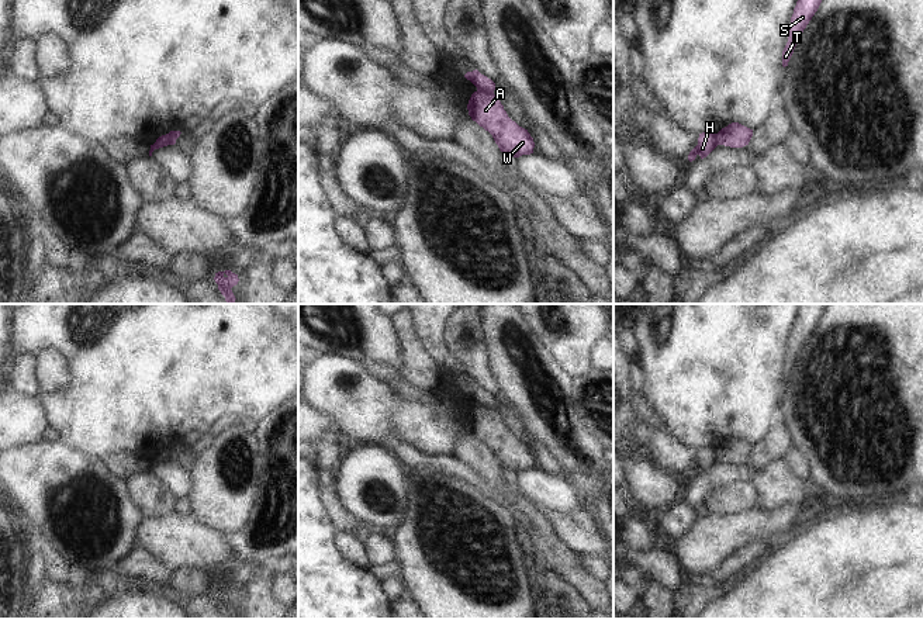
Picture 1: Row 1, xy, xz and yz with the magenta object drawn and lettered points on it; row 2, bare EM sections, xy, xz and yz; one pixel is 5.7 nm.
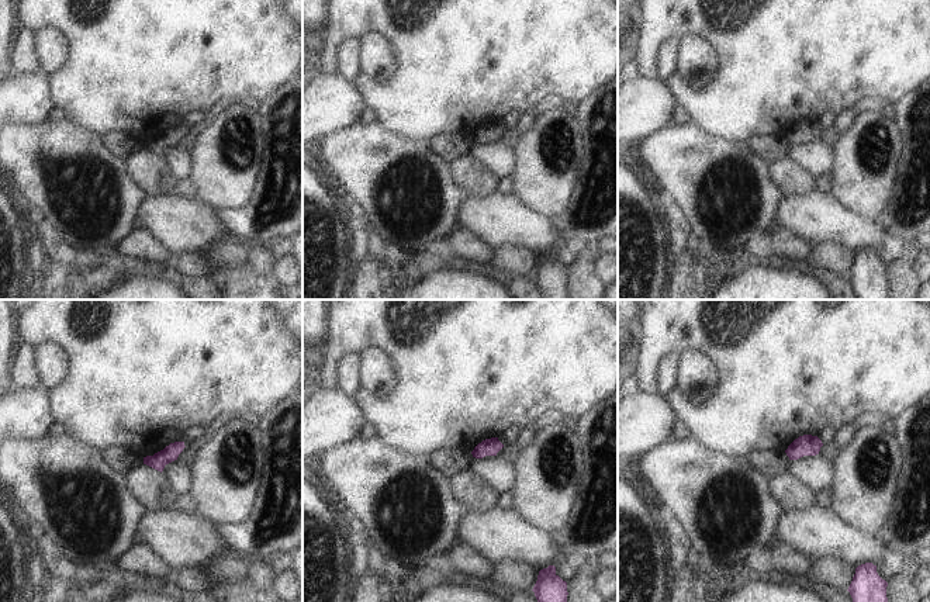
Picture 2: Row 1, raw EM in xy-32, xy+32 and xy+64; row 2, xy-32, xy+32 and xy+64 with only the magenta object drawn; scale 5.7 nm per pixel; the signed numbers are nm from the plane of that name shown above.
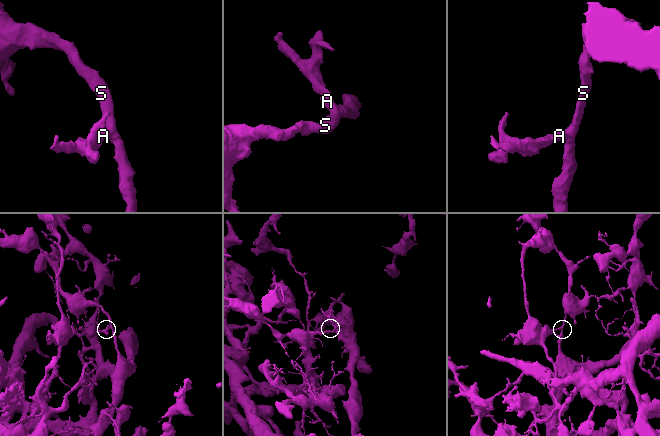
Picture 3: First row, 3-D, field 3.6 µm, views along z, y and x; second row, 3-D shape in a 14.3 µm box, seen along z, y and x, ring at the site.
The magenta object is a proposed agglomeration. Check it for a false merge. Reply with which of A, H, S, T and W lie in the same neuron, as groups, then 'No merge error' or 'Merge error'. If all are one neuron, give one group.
Groups: A S T W / H. Merge error.

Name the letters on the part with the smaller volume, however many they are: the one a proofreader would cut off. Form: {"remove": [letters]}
{"remove": ["H"]}

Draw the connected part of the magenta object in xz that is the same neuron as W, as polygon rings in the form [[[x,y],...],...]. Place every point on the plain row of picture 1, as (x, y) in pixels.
[[[474,407],[467,419],[469,430],[488,446],[502,468],[514,473],[533,468],[535,457],[528,445],[512,436],[494,407]]]

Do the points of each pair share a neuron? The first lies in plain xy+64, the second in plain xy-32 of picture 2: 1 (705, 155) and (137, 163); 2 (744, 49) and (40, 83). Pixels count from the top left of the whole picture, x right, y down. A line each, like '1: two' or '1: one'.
1: two
2: two

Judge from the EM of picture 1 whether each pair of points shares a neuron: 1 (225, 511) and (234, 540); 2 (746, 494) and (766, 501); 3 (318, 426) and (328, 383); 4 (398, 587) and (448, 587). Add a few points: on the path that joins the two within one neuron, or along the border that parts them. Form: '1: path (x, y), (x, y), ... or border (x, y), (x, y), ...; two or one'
1: border (251, 505), (245, 524), (234, 532), (223, 533); two
2: border (750, 483), (756, 488), (756, 507); two
3: border (313, 404), (332, 412), (336, 418), (336, 428); two
4: border (401, 580), (407, 592); two

